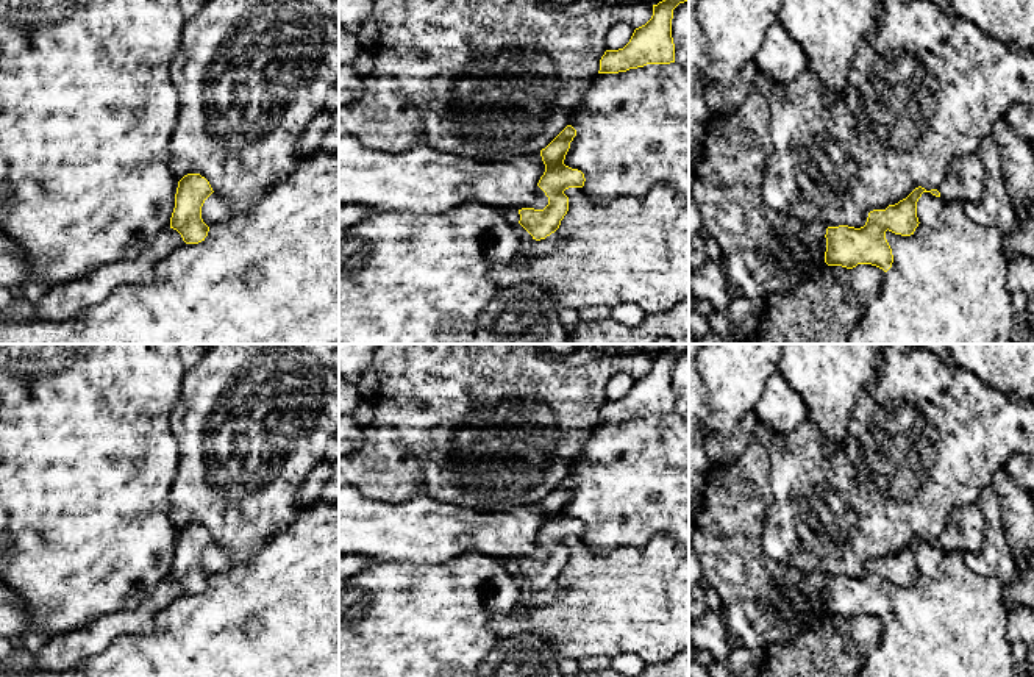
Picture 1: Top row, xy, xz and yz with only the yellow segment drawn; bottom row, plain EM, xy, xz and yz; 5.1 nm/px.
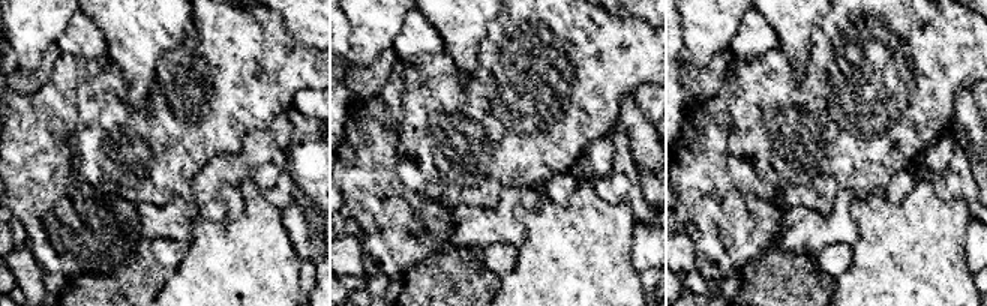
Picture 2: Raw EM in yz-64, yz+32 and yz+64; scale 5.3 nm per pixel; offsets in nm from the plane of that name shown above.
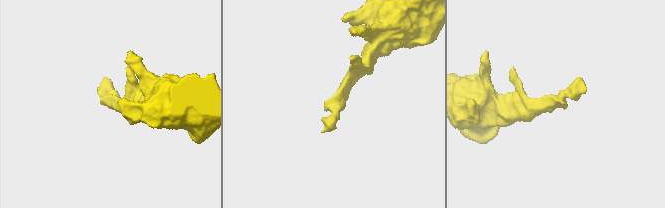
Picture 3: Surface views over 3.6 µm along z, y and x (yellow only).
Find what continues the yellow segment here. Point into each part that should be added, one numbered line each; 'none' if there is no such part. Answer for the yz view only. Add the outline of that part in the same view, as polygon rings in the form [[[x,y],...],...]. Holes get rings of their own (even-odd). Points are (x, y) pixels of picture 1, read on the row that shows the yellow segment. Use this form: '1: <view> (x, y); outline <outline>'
1: yz (964, 180); outline [[[978,153],[956,158],[943,181],[934,188],[940,192],[940,199],[947,203],[961,200],[968,203],[979,203],[986,188],[986,167]]]

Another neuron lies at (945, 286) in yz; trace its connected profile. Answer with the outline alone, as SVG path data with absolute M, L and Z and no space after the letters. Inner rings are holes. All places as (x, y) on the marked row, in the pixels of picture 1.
M961 200L945 203L937 230L920 224L911 236L887 230L892 267L848 344L1012 344L1017 316L1007 291L1003 235L1000 227L973 222Z

